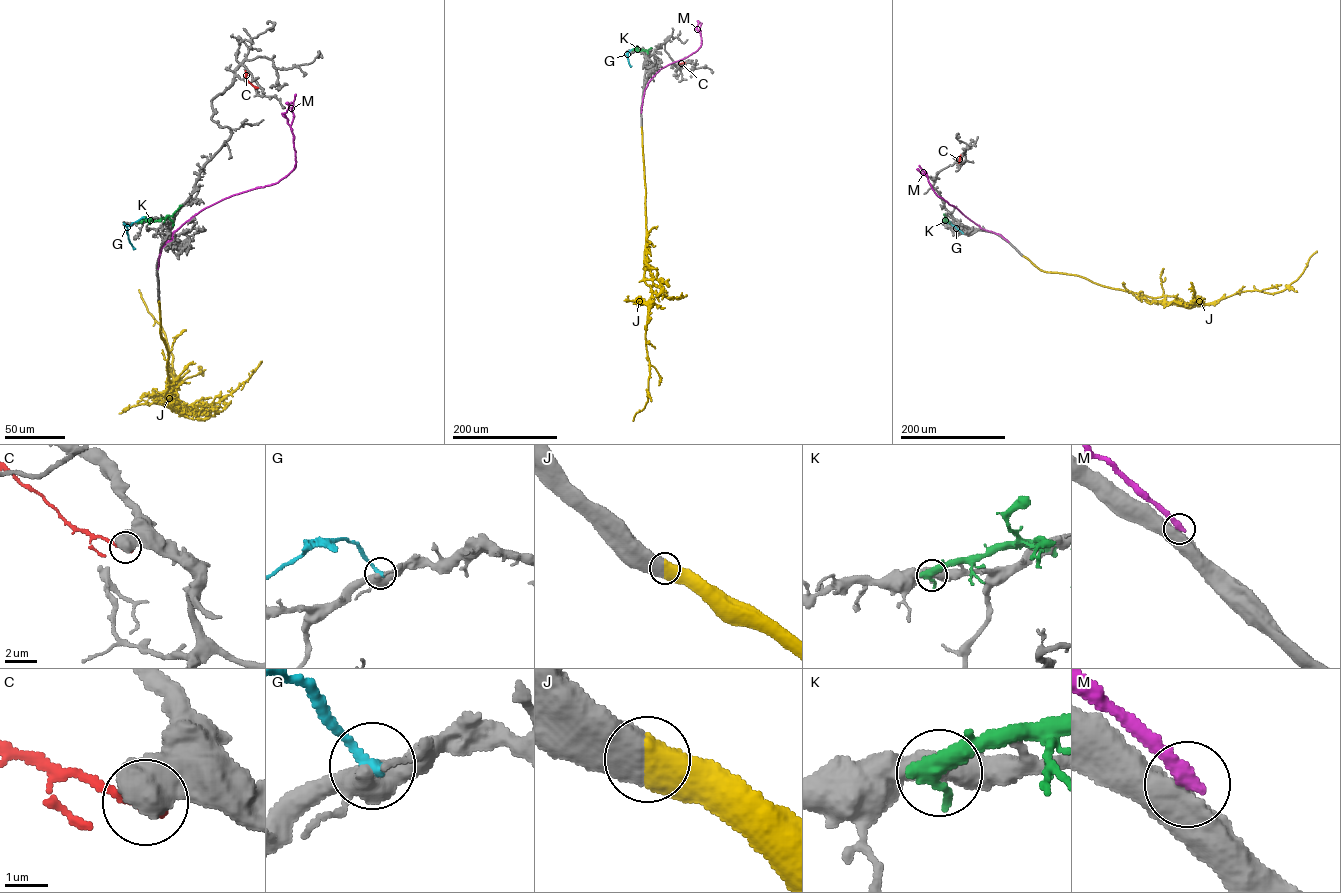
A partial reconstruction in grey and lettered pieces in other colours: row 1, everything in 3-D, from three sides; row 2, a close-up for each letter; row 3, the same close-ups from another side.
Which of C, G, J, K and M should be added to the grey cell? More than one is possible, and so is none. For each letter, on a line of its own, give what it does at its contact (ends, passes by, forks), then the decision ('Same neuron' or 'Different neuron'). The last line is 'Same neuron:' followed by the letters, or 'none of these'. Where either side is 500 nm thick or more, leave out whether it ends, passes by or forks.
C: Different neuron
G: Different neuron
J: Same neuron
K: Different neuron
M: Different neuron
Same neuron: J

